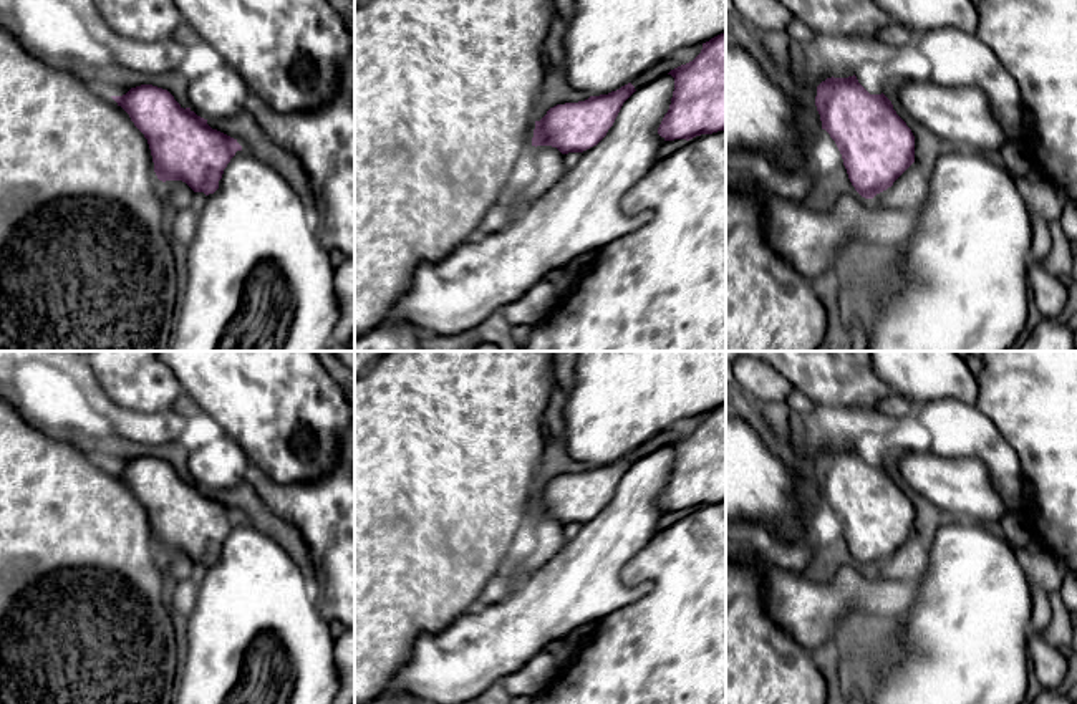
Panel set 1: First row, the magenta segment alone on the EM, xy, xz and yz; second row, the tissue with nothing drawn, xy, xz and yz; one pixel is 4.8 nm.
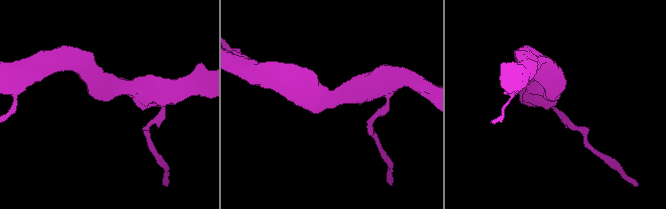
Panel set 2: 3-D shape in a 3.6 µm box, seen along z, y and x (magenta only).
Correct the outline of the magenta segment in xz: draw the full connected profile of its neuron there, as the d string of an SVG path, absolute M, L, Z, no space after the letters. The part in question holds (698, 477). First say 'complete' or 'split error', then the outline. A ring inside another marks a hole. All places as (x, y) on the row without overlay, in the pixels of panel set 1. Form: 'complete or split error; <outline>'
complete; M726 403L703 414L701 424L689 434L671 441L674 462L658 505L664 512L693 510L726 500Z

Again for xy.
complete; M141 456L123 467L111 467L147 510L154 543L159 552L182 552L194 563L214 565L219 560L224 540L242 522L237 510L212 500L207 490L197 487L191 479L182 479L174 467L162 459Z

